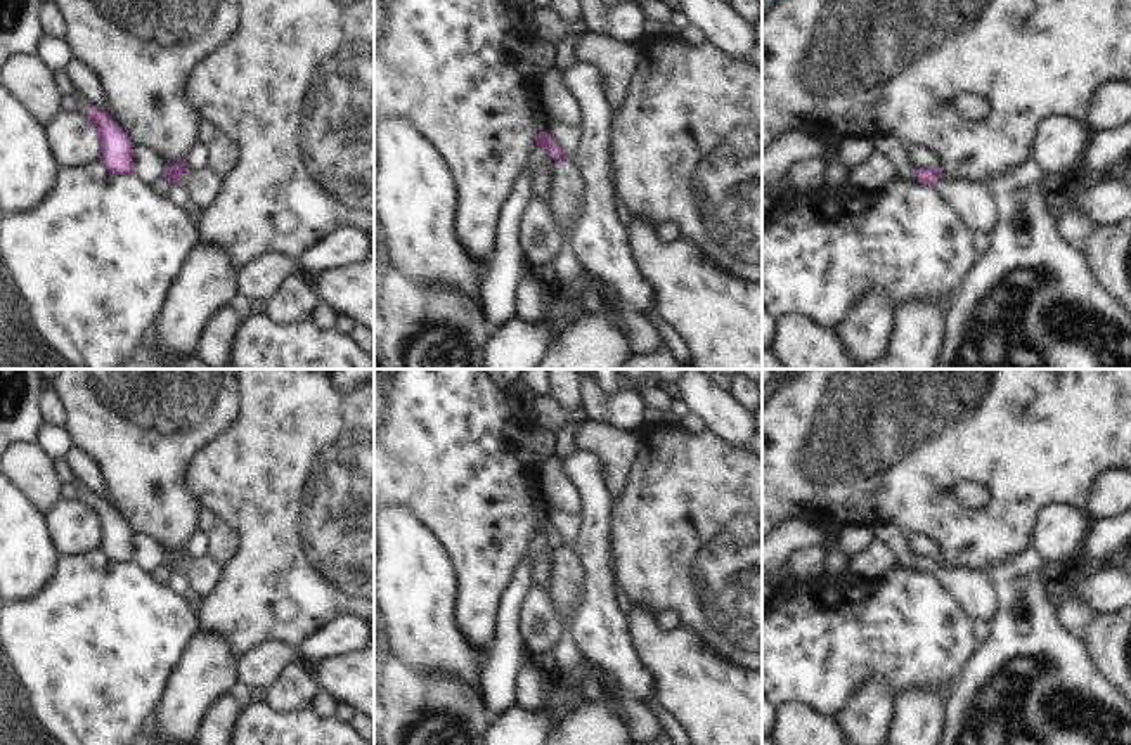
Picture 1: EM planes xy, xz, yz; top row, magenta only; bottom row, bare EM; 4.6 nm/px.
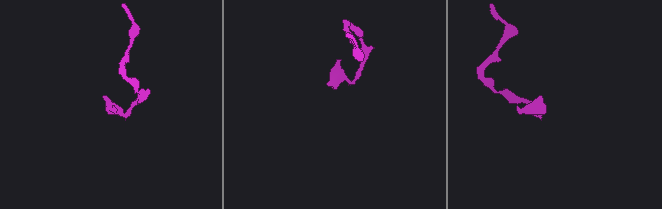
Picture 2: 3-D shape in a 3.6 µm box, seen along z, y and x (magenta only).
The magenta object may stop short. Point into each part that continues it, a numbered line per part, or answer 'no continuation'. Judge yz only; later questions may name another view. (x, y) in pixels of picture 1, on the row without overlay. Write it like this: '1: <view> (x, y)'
1: yz (974, 591).

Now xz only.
1: xz (541, 567).

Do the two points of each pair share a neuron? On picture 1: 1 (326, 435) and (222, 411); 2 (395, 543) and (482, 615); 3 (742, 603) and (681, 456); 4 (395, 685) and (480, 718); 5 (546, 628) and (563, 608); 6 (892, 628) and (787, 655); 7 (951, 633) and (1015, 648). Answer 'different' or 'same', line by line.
1: different
2: different
3: same
4: same
5: different
6: same
7: different

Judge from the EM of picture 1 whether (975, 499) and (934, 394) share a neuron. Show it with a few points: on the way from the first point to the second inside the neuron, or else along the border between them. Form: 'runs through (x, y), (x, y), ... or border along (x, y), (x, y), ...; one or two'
border along (955, 489), (962, 484), (979, 484), (991, 498); two

